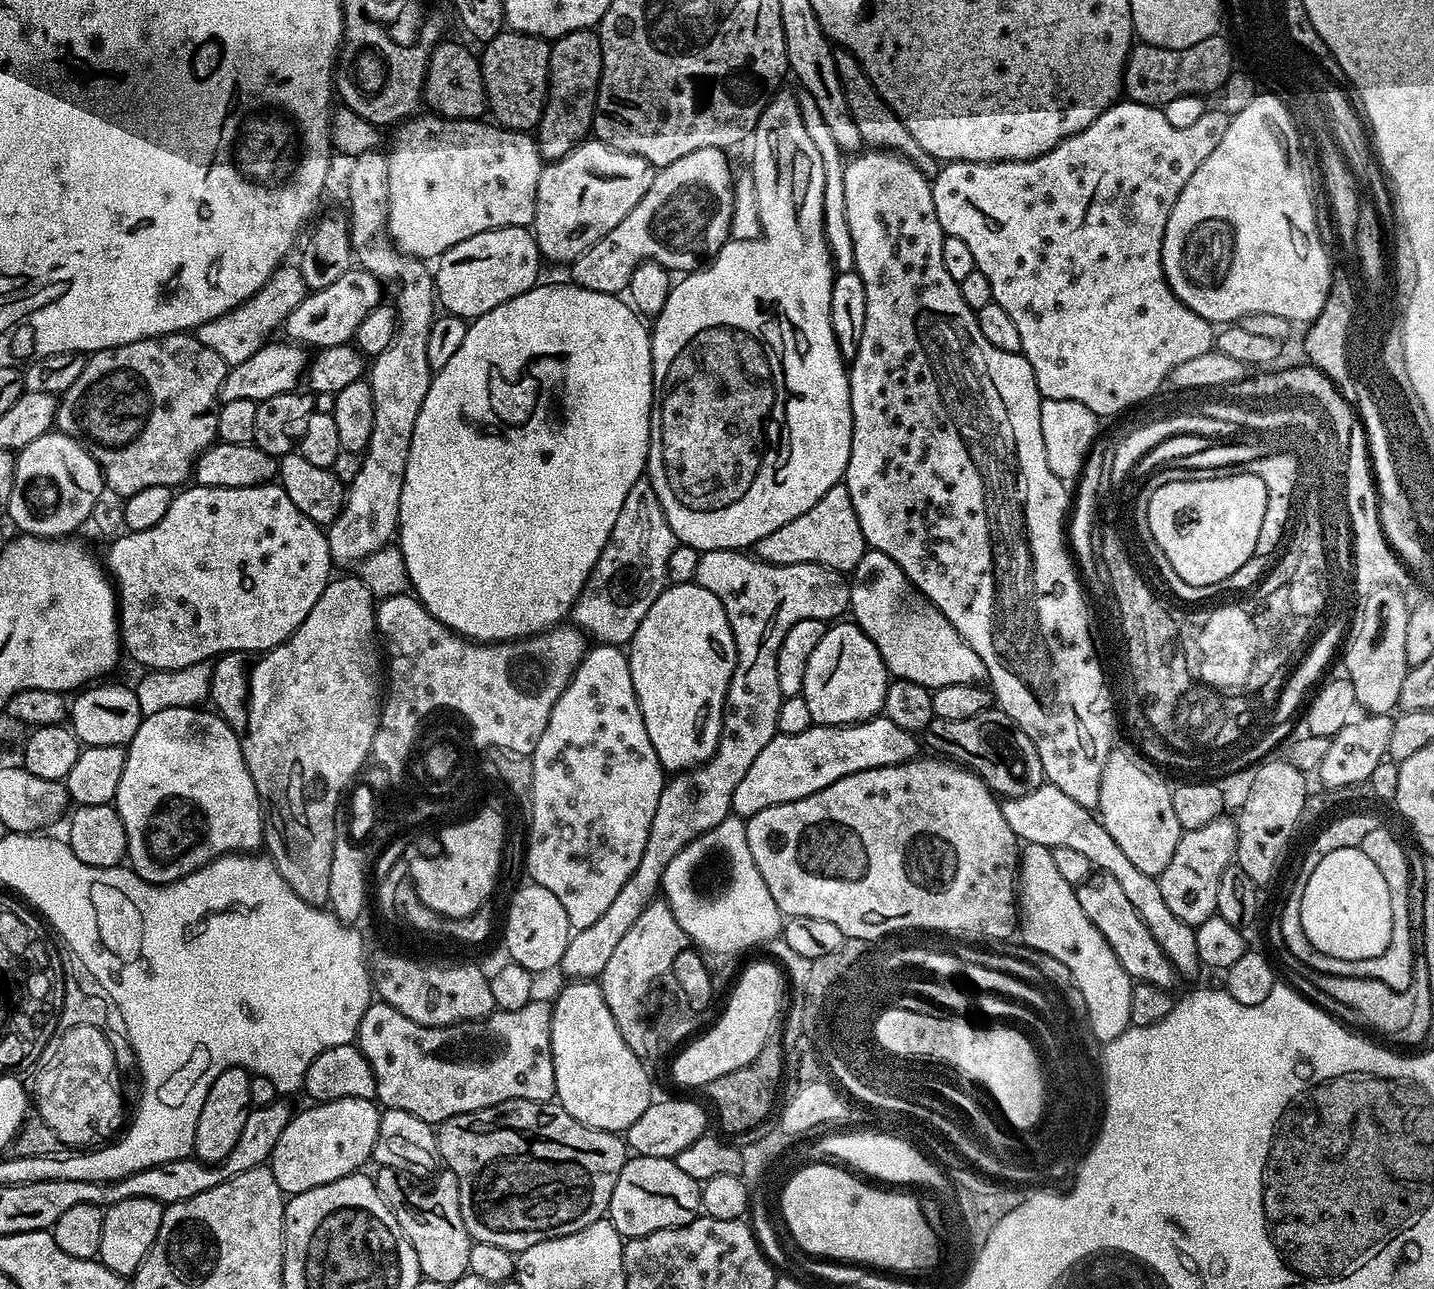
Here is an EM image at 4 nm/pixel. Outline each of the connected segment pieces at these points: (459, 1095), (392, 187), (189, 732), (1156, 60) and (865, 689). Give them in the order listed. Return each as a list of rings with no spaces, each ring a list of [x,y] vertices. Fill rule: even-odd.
[[[533,998],[528,1004],[518,1010],[496,1010],[492,1015],[485,1016],[482,1020],[466,1020],[462,1024],[449,1024],[447,1028],[431,1028],[422,1026],[418,1022],[410,1022],[394,1006],[383,1002],[373,1002],[368,1005],[366,1014],[362,1014],[362,1022],[356,1031],[355,1043],[358,1045],[366,1062],[370,1062],[370,1070],[374,1070],[376,1079],[376,1100],[384,1108],[406,1110],[406,1114],[414,1114],[414,1118],[422,1118],[422,1122],[433,1126],[442,1123],[446,1118],[457,1116],[463,1112],[477,1112],[483,1108],[492,1108],[507,1100],[535,1100],[548,1102],[555,1097],[556,1083],[554,1082],[554,1062],[552,1061],[552,1043],[550,1042],[550,1026],[552,1025],[552,1005],[546,999]]]
[[[413,115],[395,125],[388,157],[388,237],[405,256],[435,261],[450,246],[495,228],[528,228],[534,218],[542,167],[535,135],[502,128],[484,118],[448,120],[445,116]]]
[[[174,708],[158,710],[156,714],[143,717],[132,741],[127,744],[126,766],[122,770],[122,782],[118,782],[118,790],[114,807],[122,818],[122,826],[126,826],[126,842],[128,843],[127,863],[136,875],[151,884],[169,884],[175,880],[186,878],[194,870],[206,866],[211,860],[226,856],[230,852],[251,853],[259,849],[264,842],[264,813],[260,807],[260,799],[254,786],[254,778],[250,778],[250,770],[242,758],[242,746],[236,737],[236,731],[228,725],[215,711],[203,712],[204,708]]]
[[[1217,34],[1194,42],[1185,48],[1159,48],[1153,44],[1137,43],[1124,63],[1122,92],[1127,99],[1139,104],[1163,106],[1183,96],[1207,97],[1208,92],[1219,93],[1226,78],[1234,71],[1232,48]]]
[[[836,622],[831,626],[825,627],[822,634],[822,642],[818,642],[818,646],[814,649],[814,654],[810,654],[810,662],[806,662],[806,674],[804,675],[804,690],[803,698],[806,706],[810,706],[810,718],[813,725],[818,724],[861,724],[863,720],[871,720],[873,716],[881,715],[884,707],[884,699],[886,698],[886,690],[890,683],[890,673],[886,665],[882,662],[882,658],[878,654],[878,650],[874,646],[874,642],[867,634],[860,629],[854,622],[847,622],[848,624],[840,624],[844,622]]]

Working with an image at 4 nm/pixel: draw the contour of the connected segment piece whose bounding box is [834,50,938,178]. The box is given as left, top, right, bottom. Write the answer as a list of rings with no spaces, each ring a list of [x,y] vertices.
[[[836,50],[834,51],[834,66],[838,66],[838,78],[842,82],[842,90],[846,94],[846,102],[850,106],[854,126],[858,126],[861,141],[868,148],[897,152],[899,156],[905,156],[911,164],[918,166],[918,170],[924,176],[935,177],[938,171],[938,162],[933,156],[926,154],[926,150],[922,150],[922,146],[918,146],[918,142],[914,142],[910,130],[906,130],[906,126],[902,126],[902,122],[896,117],[894,110],[890,110],[890,106],[882,99],[876,87],[870,82],[866,70],[858,62],[858,58],[854,58],[852,52]]]

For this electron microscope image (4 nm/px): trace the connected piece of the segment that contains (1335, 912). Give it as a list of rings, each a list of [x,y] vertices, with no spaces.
[[[1338,848],[1314,869],[1306,890],[1299,892],[1304,936],[1334,958],[1378,958],[1392,937],[1390,893],[1382,870],[1358,848]]]

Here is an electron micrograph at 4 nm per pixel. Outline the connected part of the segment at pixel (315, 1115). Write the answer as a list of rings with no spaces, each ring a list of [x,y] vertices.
[[[338,1098],[337,1100],[325,1100],[323,1102],[316,1102],[313,1103],[311,1106],[312,1108],[304,1108],[295,1113],[293,1115],[292,1120],[288,1125],[286,1126],[286,1130],[282,1130],[282,1134],[278,1134],[278,1142],[275,1144],[275,1146],[272,1148],[272,1159],[270,1161],[270,1167],[272,1169],[272,1173],[274,1174],[274,1182],[278,1182],[278,1186],[283,1190],[285,1194],[288,1196],[297,1196],[298,1194],[302,1194],[306,1190],[314,1190],[314,1186],[326,1186],[326,1182],[334,1182],[338,1178],[346,1178],[349,1176],[352,1172],[359,1172],[361,1169],[363,1169],[365,1166],[363,1165],[364,1163],[369,1163],[369,1161],[372,1160],[372,1151],[374,1150],[374,1142],[378,1142],[378,1126],[380,1125],[380,1113],[381,1109],[378,1107],[377,1101],[376,1100],[367,1100],[366,1098]]]

